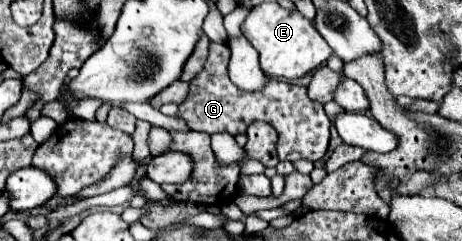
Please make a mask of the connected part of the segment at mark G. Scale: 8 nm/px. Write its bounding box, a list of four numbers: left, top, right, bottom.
[179,43,331,163]

